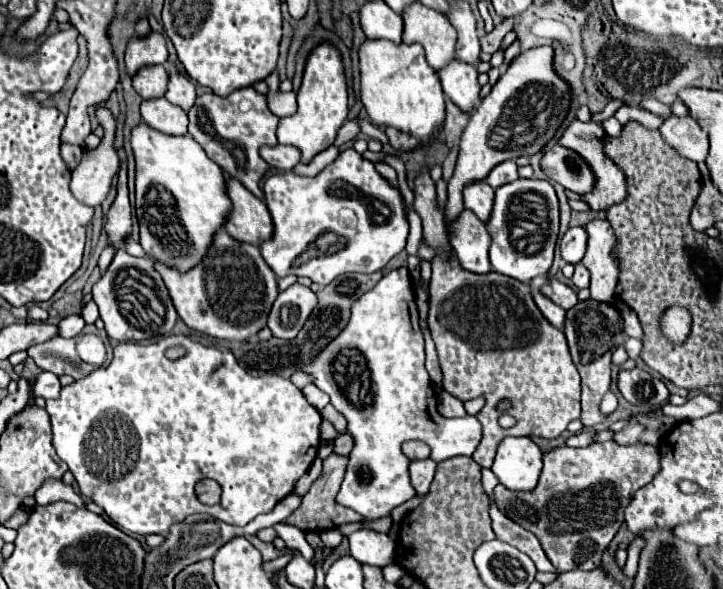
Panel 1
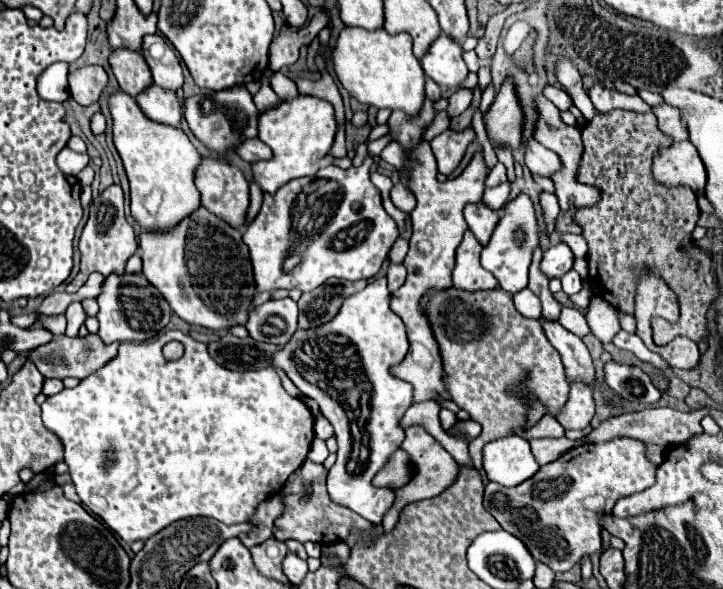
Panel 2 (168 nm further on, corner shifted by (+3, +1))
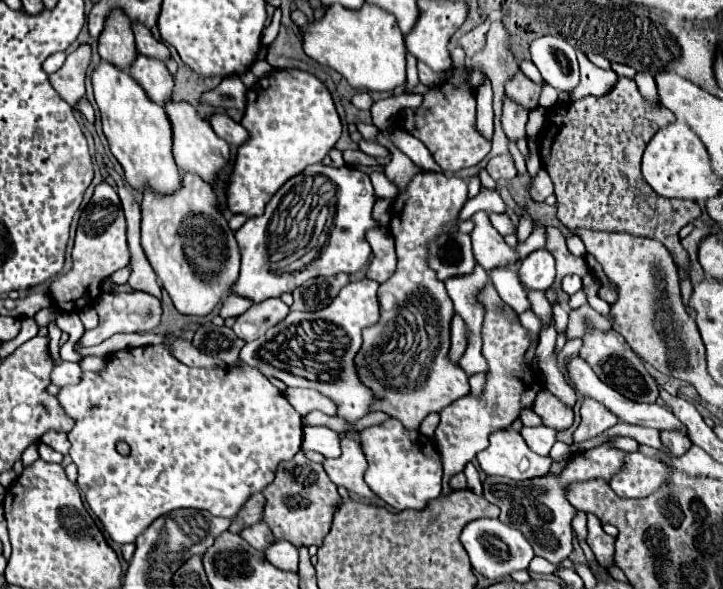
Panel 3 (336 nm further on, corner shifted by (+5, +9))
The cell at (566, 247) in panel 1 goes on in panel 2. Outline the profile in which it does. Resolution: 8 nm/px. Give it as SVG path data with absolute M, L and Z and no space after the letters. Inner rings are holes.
M552 244L546 252L544 252L544 258L542 258L542 272L550 278L560 278L564 276L568 270L572 270L572 264L574 264L574 256L572 256L572 250L568 248L568 244Z

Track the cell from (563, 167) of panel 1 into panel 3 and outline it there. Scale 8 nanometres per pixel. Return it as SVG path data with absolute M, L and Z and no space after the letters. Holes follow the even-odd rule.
M504 96L504 104L502 104L502 128L506 132L508 138L518 140L524 138L524 124L528 122L528 112L520 106L514 104L514 100L510 100L508 96Z

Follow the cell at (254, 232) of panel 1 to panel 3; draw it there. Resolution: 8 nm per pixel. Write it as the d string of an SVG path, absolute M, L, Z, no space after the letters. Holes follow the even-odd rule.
M172 98L166 100L164 106L168 120L172 124L172 152L174 152L174 160L180 168L188 170L188 172L196 172L202 180L212 182L216 178L216 174L226 166L226 158L230 158L230 146L226 144L226 140L218 138L212 132L212 126L198 116L198 112L192 108L192 104L188 102L174 102Z

